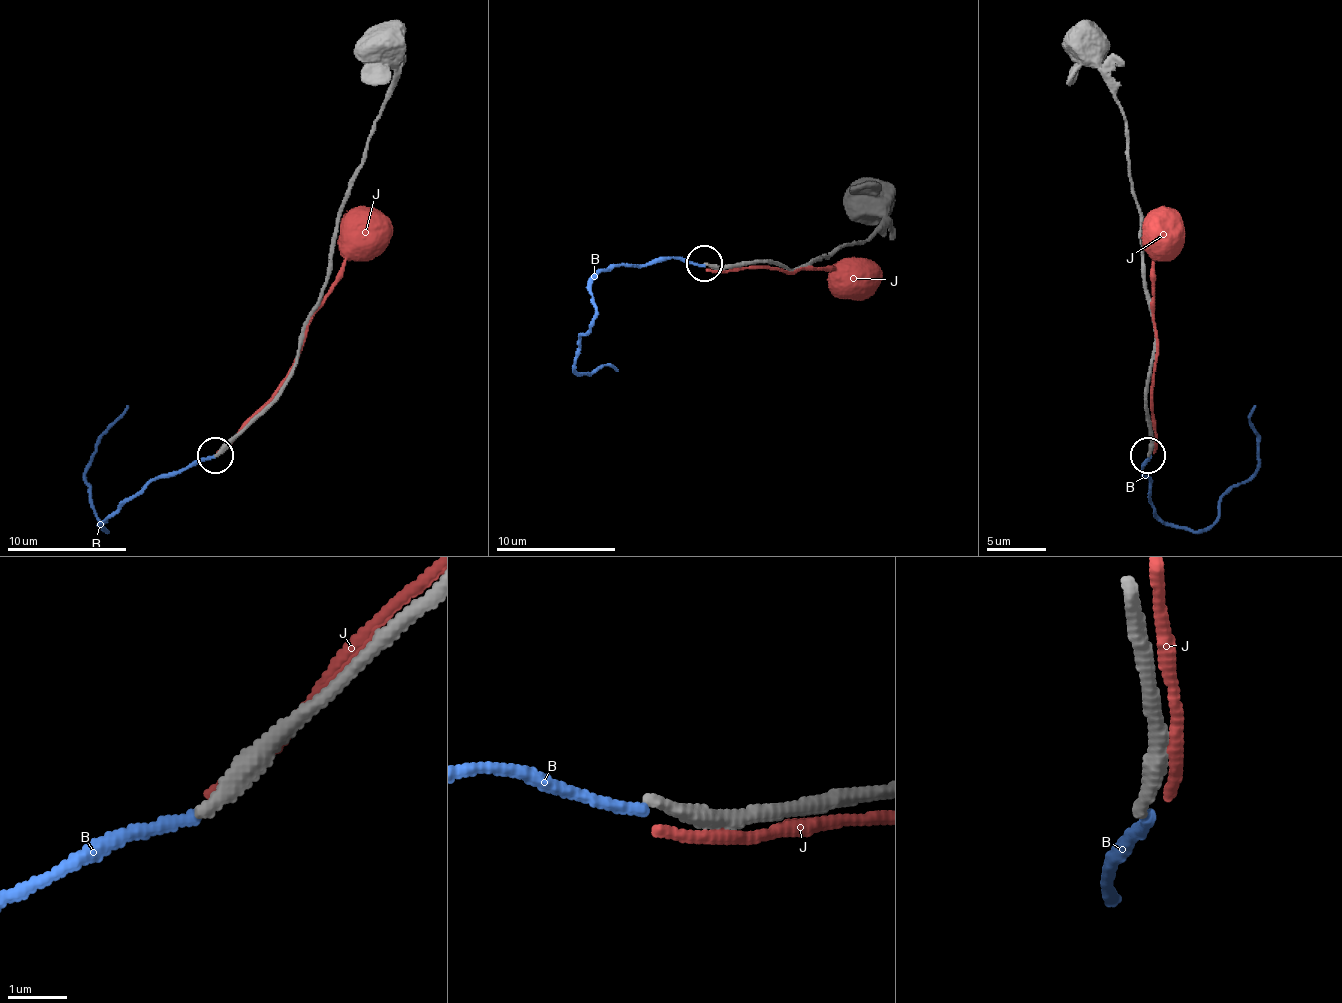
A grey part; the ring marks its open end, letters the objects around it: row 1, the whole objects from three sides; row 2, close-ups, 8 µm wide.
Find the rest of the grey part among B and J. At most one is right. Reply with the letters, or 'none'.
none

